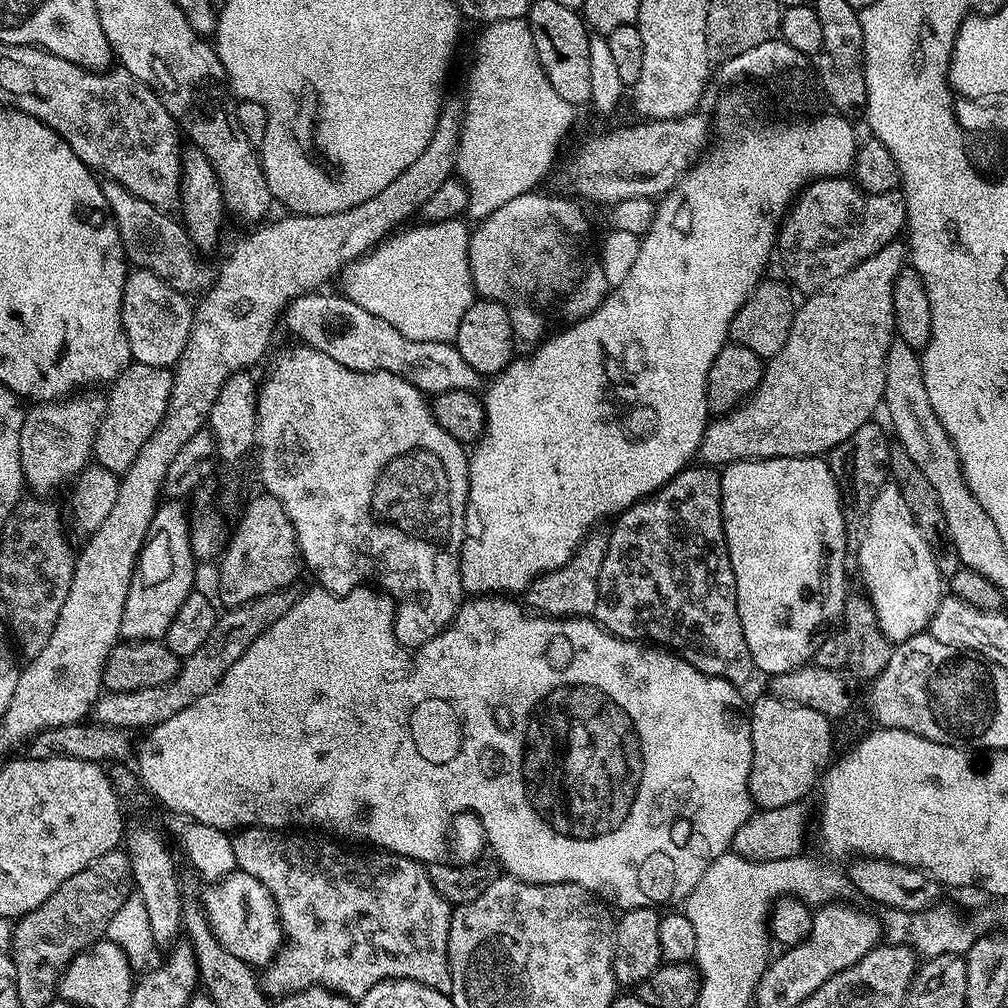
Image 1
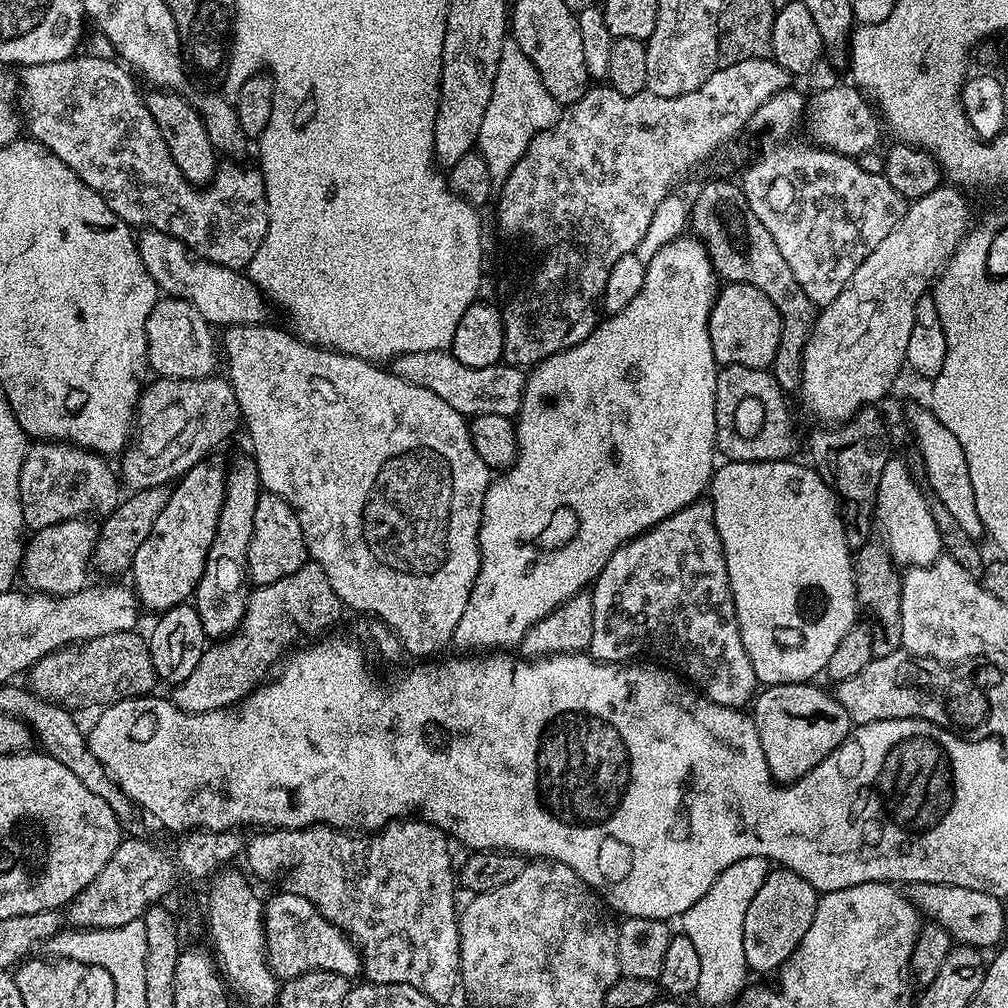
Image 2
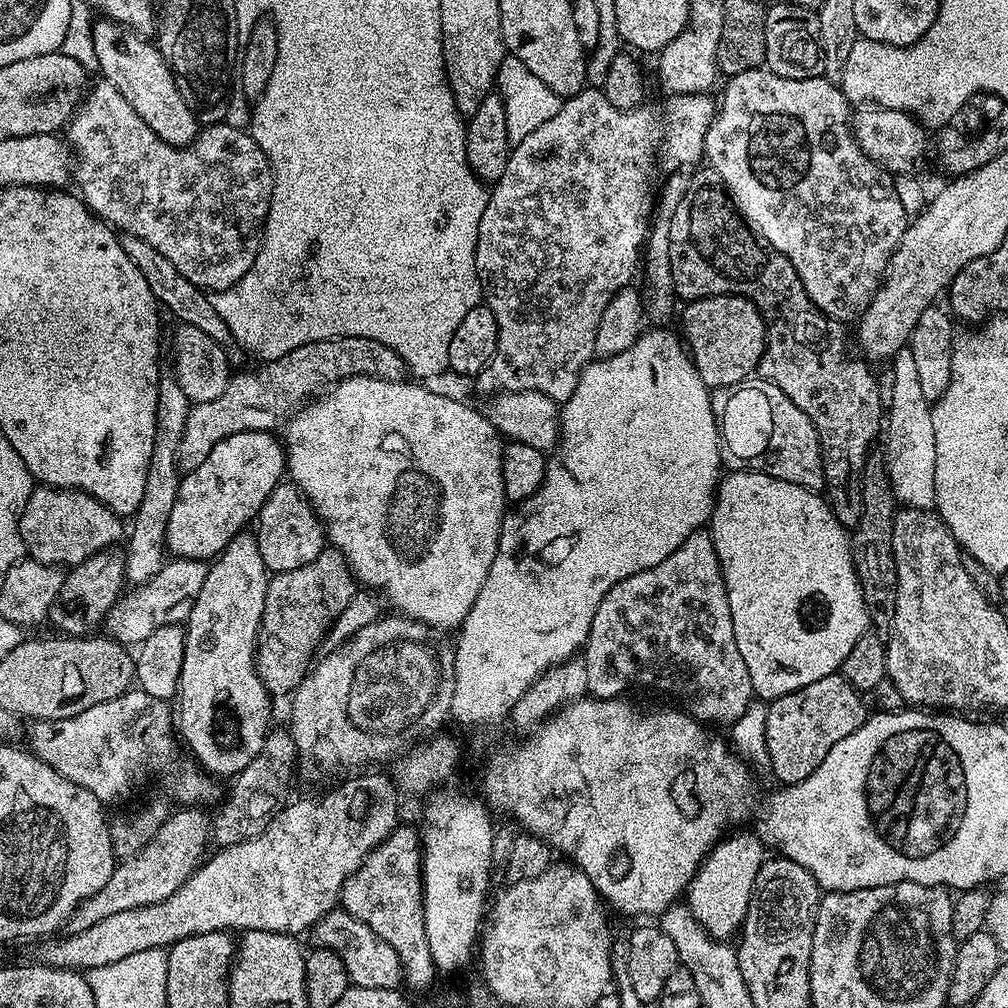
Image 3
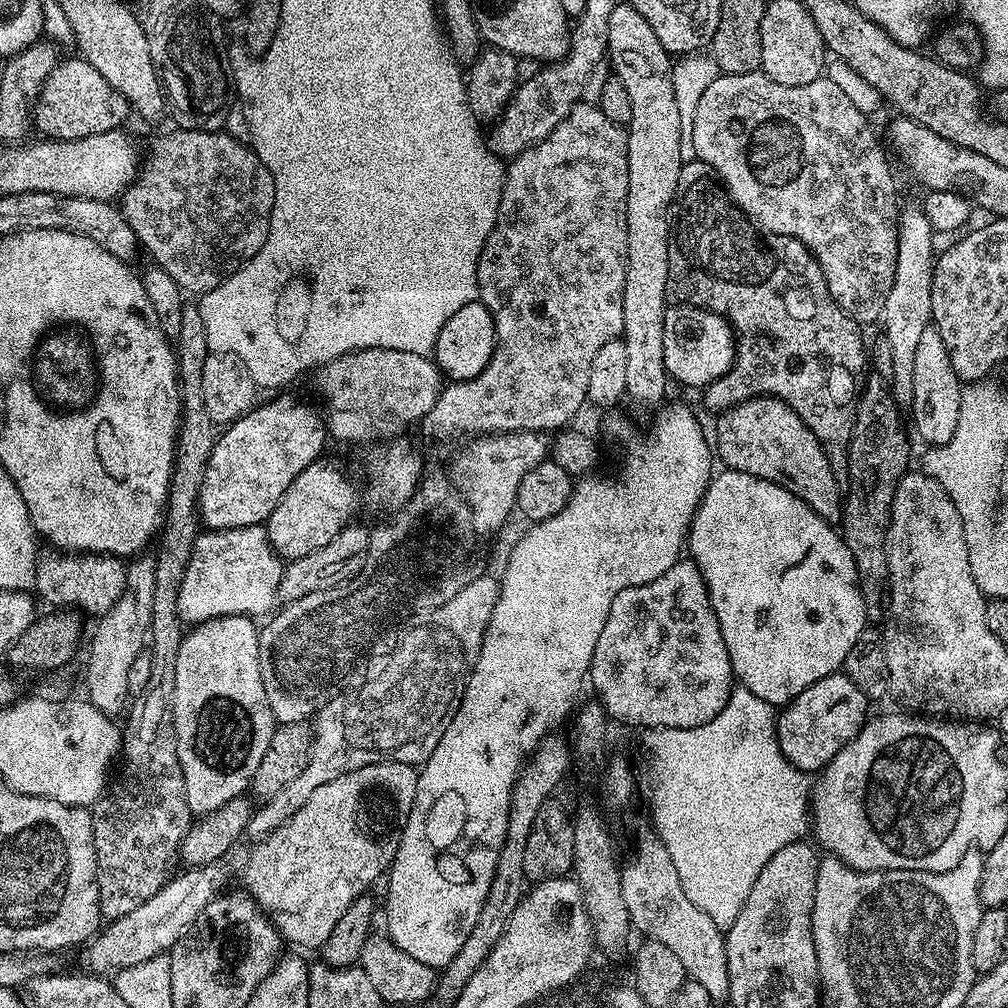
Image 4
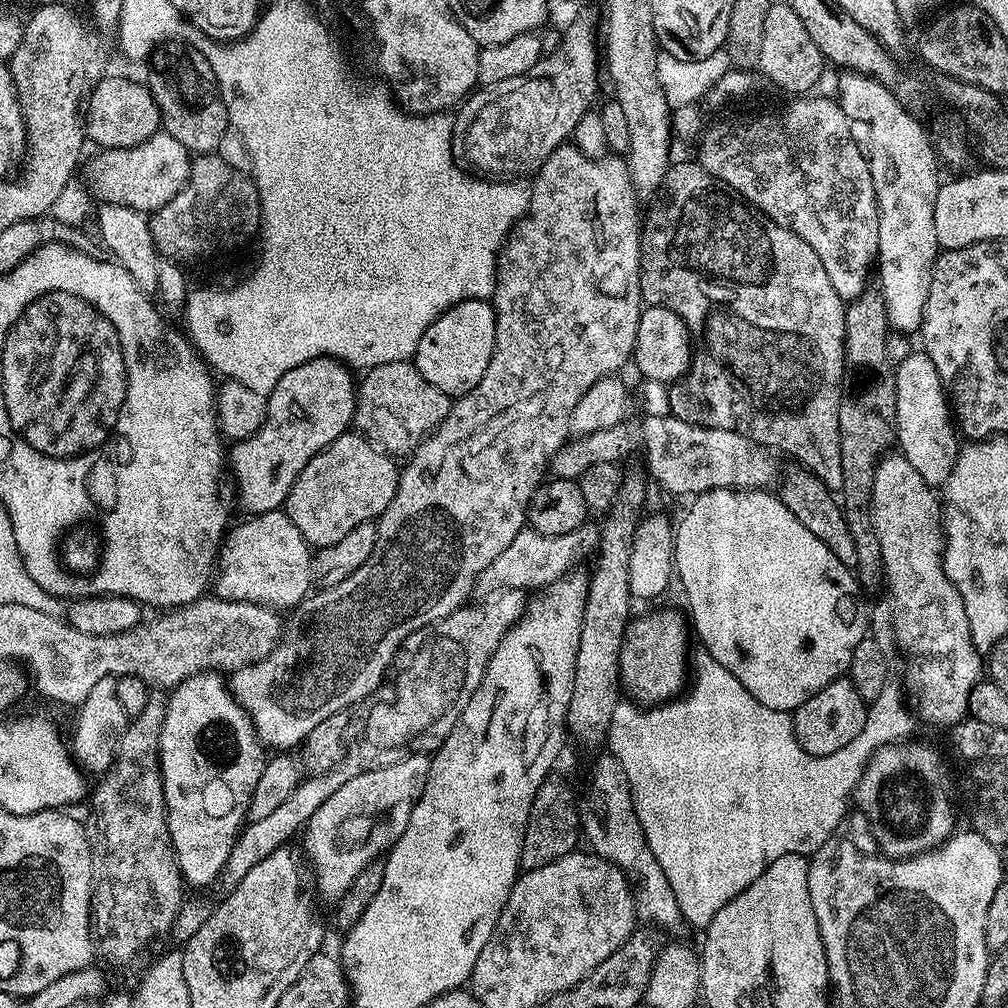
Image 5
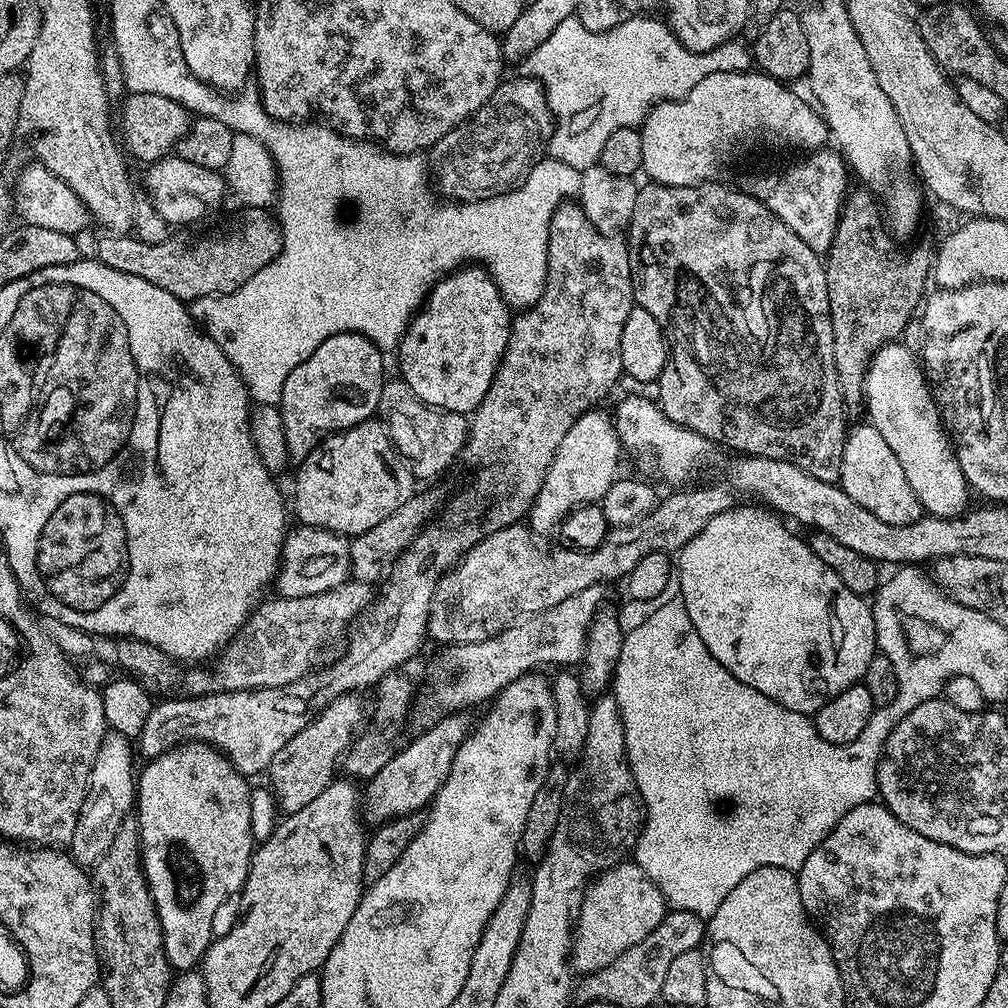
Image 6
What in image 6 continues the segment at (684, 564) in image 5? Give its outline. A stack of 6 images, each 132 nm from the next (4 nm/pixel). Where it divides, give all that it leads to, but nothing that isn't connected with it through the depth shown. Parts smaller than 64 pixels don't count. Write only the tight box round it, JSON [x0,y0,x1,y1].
[678,506,877,714]

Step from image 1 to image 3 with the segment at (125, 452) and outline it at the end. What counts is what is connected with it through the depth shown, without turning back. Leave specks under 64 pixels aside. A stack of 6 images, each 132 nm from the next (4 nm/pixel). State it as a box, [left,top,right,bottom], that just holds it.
[178,336,406,473]

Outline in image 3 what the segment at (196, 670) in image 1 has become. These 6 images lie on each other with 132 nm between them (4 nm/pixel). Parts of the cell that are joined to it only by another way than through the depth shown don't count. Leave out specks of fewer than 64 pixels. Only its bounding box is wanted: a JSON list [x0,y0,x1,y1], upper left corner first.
[256,546,358,697]

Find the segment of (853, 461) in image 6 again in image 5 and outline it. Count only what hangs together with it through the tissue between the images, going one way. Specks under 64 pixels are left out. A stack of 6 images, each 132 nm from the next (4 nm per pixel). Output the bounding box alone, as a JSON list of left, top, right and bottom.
[872,454,982,726]

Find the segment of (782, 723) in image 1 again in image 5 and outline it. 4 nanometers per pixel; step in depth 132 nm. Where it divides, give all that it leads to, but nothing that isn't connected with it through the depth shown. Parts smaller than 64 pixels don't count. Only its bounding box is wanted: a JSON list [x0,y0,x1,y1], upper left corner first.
[791,678,868,756]

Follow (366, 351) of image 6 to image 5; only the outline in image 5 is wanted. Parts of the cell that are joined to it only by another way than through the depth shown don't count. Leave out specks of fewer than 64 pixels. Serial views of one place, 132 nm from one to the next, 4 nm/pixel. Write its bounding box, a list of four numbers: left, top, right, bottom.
[230,356,356,514]

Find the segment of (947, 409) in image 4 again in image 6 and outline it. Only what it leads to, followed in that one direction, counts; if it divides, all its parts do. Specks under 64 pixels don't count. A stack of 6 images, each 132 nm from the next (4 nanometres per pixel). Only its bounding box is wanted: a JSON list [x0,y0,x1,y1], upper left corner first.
[864,342,969,517]

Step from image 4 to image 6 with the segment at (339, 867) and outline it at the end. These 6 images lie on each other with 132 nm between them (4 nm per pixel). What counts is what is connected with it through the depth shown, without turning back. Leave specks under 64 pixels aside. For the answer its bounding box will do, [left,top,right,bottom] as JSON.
[362,712,470,826]

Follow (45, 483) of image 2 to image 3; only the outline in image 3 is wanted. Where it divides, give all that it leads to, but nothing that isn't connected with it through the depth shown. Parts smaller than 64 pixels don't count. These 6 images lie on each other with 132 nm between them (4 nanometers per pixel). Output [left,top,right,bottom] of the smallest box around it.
[20,487,126,566]

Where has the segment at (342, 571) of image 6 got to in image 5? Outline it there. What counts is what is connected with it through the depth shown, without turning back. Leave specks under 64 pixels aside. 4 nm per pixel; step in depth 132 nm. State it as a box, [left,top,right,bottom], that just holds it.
[214,511,313,609]

